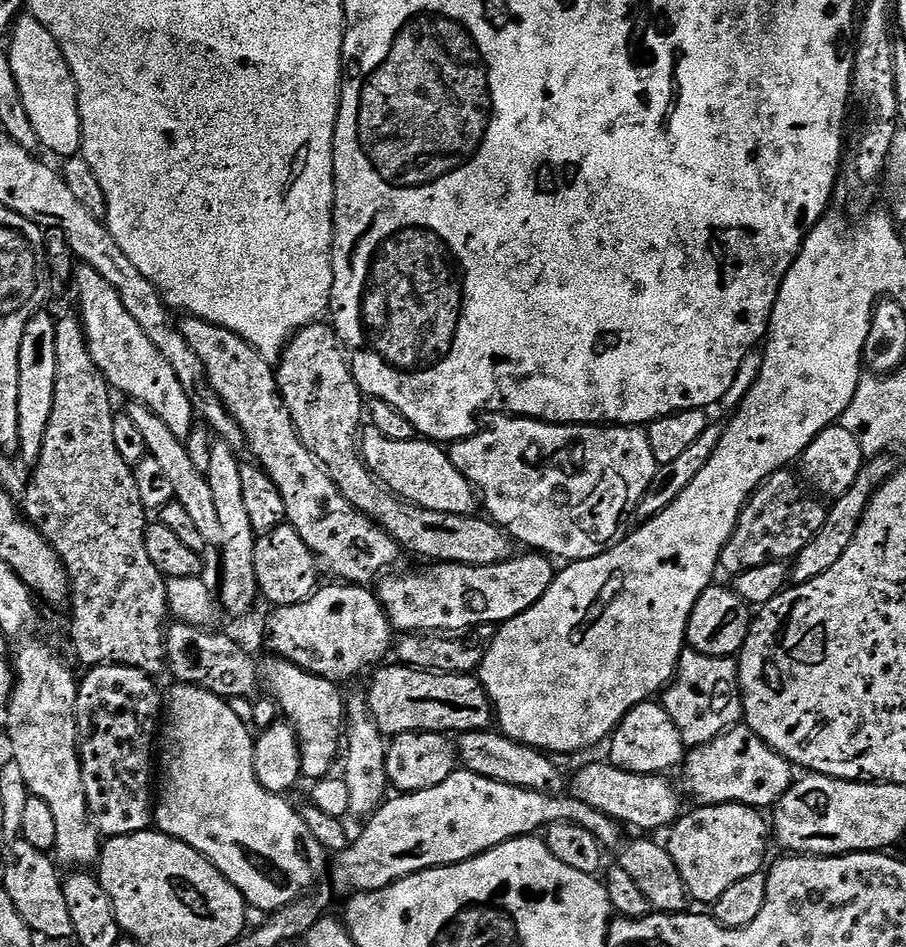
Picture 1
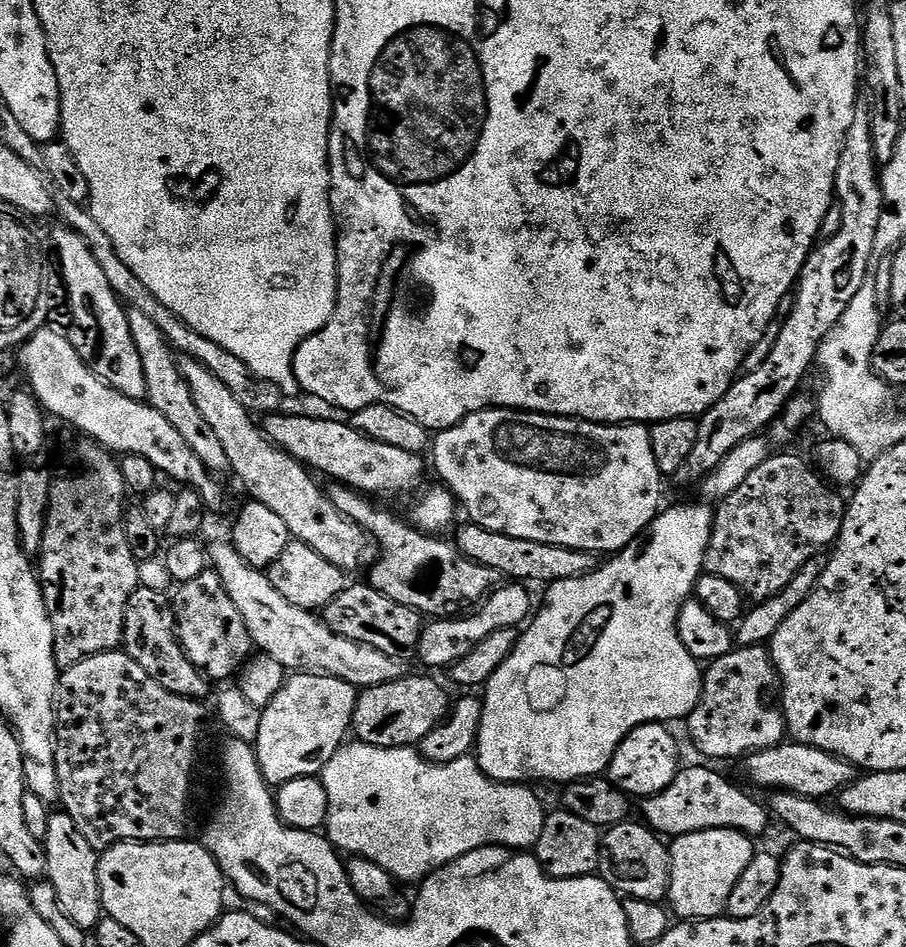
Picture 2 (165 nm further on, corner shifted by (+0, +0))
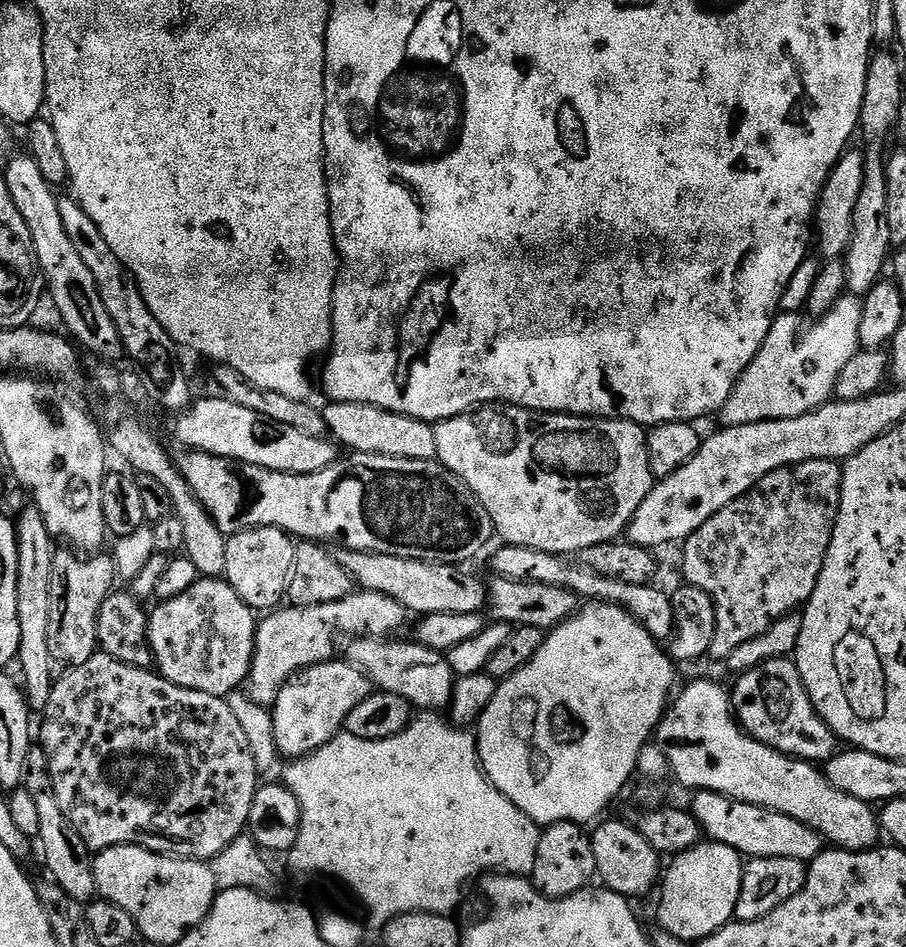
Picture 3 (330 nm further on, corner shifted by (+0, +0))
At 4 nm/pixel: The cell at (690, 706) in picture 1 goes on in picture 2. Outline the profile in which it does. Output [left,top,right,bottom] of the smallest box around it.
[686,644,786,762]

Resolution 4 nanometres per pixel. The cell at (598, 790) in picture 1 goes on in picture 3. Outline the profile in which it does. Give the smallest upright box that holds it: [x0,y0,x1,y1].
[690,792,825,862]

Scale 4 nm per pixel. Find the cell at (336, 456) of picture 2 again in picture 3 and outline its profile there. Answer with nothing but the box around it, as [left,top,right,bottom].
[175,399,338,474]

